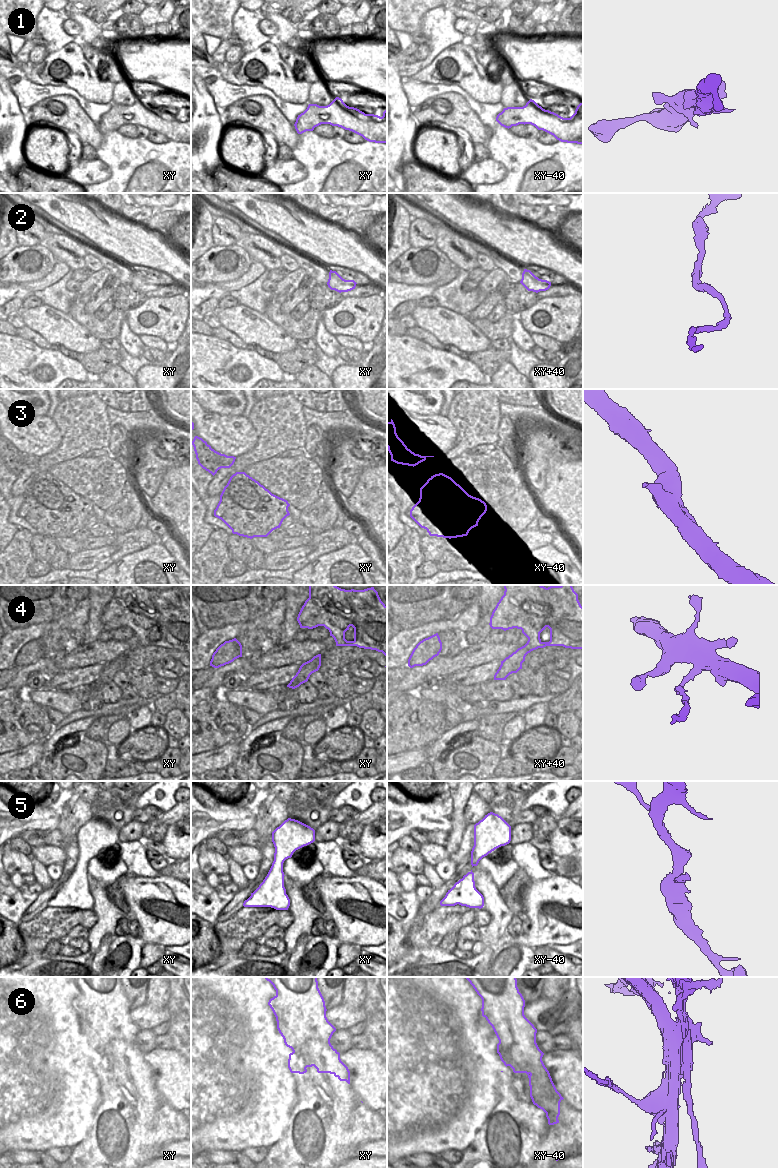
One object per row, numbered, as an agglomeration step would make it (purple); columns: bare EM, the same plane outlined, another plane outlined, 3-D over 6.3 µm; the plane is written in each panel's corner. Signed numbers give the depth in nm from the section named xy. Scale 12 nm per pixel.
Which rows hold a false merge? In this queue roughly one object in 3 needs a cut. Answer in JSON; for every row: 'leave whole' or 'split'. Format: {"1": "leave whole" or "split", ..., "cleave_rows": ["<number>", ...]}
{"1": "leave whole", "2": "leave whole", "3": "leave whole", "4": "split", "5": "leave whole", "6": "split", "cleave_rows": ["4", "6"]}

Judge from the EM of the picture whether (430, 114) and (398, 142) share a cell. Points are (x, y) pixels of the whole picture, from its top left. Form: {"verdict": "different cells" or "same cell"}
{"verdict": "different cells"}

